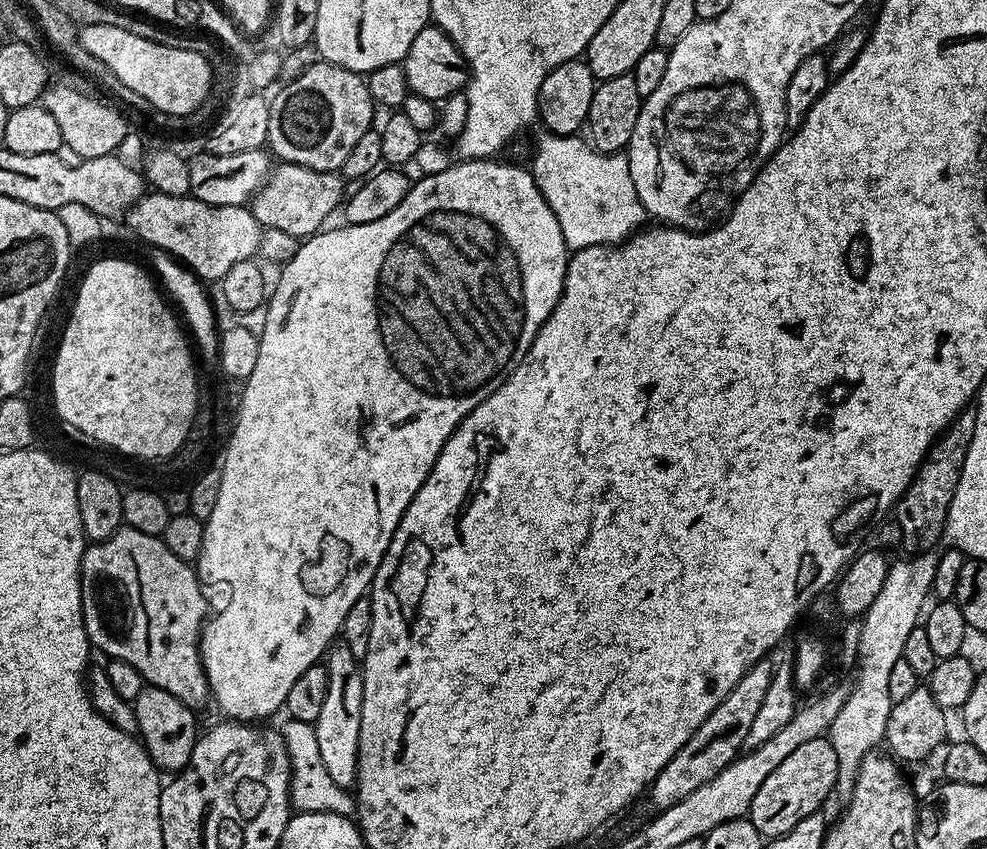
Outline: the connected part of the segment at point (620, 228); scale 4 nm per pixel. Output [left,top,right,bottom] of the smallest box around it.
[530,134,646,250]

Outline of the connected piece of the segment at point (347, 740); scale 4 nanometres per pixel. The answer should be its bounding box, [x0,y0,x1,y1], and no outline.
[316,642,364,789]

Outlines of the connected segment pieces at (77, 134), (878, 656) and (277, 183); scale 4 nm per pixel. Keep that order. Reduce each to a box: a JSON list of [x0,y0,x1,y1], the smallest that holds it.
[[40,84,130,160],[826,550,937,778],[250,162,346,238]]

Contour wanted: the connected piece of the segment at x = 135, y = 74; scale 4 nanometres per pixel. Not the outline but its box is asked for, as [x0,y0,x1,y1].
[78,25,214,117]

